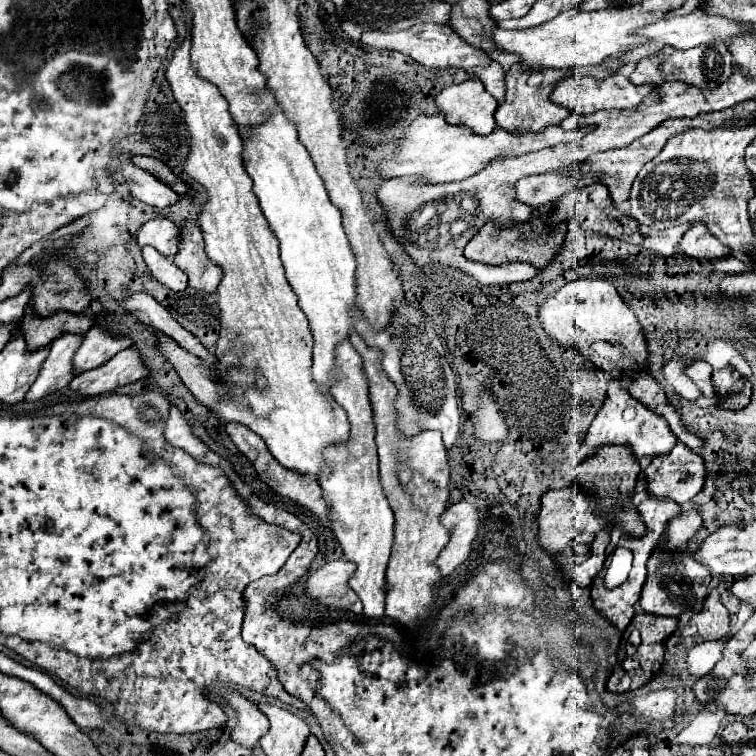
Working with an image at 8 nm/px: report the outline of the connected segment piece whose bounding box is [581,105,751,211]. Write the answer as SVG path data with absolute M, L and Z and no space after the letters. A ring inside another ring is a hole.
M735 105L735 107L729 107L729 109L725 109L725 111L719 111L719 115L717 115L717 113L703 115L703 119L671 119L671 121L659 125L659 127L657 127L655 131L651 131L649 135L645 135L645 137L633 141L633 143L627 145L627 147L611 149L594 154L589 158L587 163L581 165L581 169L583 169L583 173L593 173L593 175L595 175L595 181L605 183L605 185L609 187L609 193L611 193L611 197L613 197L613 203L615 203L619 209L627 211L627 209L629 209L629 189L631 189L635 177L639 175L639 171L643 169L643 165L645 165L647 161L651 161L655 155L659 155L659 151L663 149L663 145L667 143L667 139L669 139L671 135L681 133L681 131L685 131L685 129L689 129L689 127L711 129L711 127L727 127L727 125L735 125L735 123L739 123L739 125L747 125L747 123L751 123L751 119L741 119L741 121L733 119L735 113L743 115L745 109L741 109L739 105ZM711 115L713 115L715 119L719 117L719 119L725 119L725 121L723 121L723 123L713 123L715 119L713 119Z

